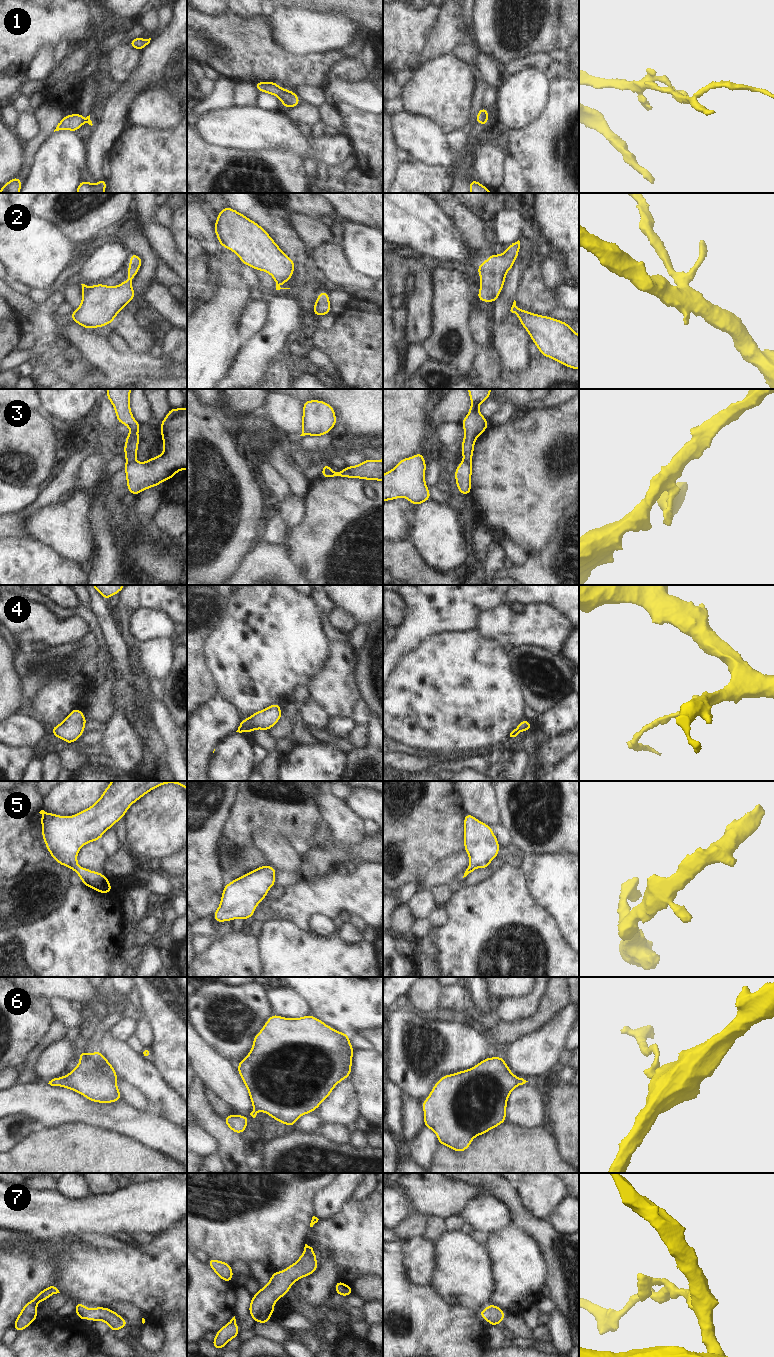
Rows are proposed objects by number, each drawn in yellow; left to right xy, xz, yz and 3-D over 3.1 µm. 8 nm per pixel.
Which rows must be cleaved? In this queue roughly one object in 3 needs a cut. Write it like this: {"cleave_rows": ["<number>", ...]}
{"cleave_rows": ["3"]}

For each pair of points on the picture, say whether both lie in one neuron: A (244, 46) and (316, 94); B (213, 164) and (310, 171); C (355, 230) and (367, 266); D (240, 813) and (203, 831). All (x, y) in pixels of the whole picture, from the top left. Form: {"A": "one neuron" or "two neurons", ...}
{"A": "two neurons", "B": "two neurons", "C": "one neuron", "D": "two neurons"}

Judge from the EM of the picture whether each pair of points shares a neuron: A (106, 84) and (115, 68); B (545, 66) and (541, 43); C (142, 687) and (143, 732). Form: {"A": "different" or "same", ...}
{"A": "different", "B": "different", "C": "different"}

